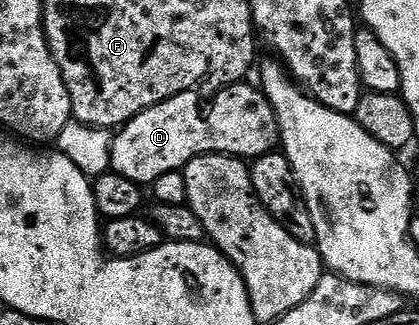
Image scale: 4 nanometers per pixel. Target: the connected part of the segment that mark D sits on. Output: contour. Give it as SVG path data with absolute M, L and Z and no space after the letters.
M250 82L228 84L217 89L214 101L207 106L198 97L197 91L181 92L156 106L146 108L136 114L128 123L121 125L114 136L110 166L124 178L134 180L140 186L150 186L160 174L180 172L194 156L236 156L253 158L275 151L279 143L278 123L272 106L266 100L261 87L250 85Z

